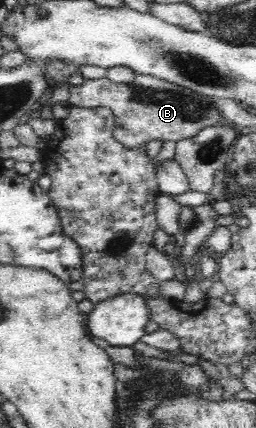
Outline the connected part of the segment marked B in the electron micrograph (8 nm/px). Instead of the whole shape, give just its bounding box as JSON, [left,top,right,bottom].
[68,74,234,148]

